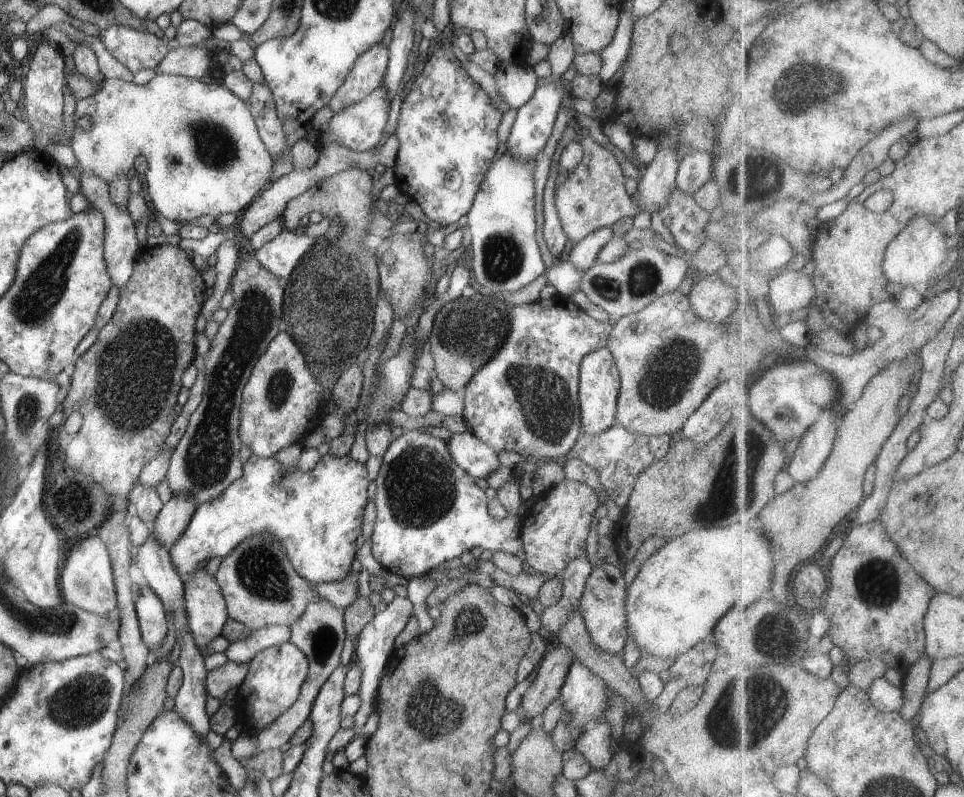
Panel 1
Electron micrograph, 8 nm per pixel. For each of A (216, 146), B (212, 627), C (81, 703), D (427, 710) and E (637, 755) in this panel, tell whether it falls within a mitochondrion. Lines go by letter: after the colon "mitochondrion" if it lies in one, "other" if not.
A: mitochondrion
B: other
C: mitochondrion
D: mitochondrion
E: other

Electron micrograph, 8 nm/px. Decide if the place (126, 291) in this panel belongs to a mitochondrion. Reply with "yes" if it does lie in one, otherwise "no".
no

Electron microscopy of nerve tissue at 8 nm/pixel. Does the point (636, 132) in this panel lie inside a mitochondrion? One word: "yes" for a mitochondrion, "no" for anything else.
no

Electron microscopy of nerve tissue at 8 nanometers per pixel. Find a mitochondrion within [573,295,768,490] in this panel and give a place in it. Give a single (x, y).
(664, 384)

